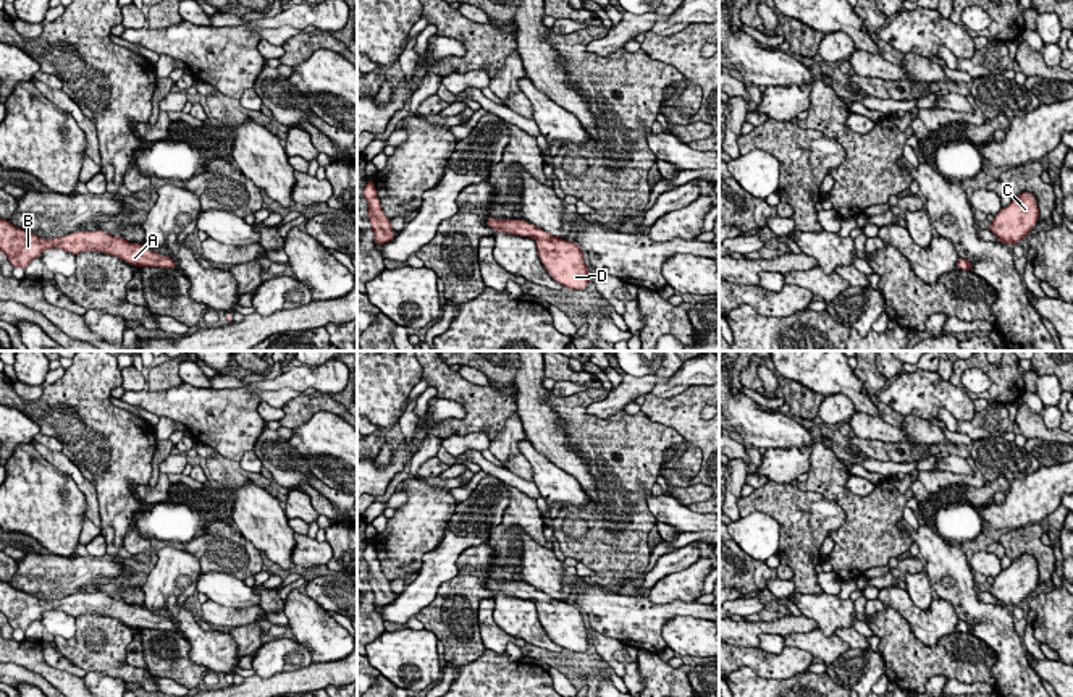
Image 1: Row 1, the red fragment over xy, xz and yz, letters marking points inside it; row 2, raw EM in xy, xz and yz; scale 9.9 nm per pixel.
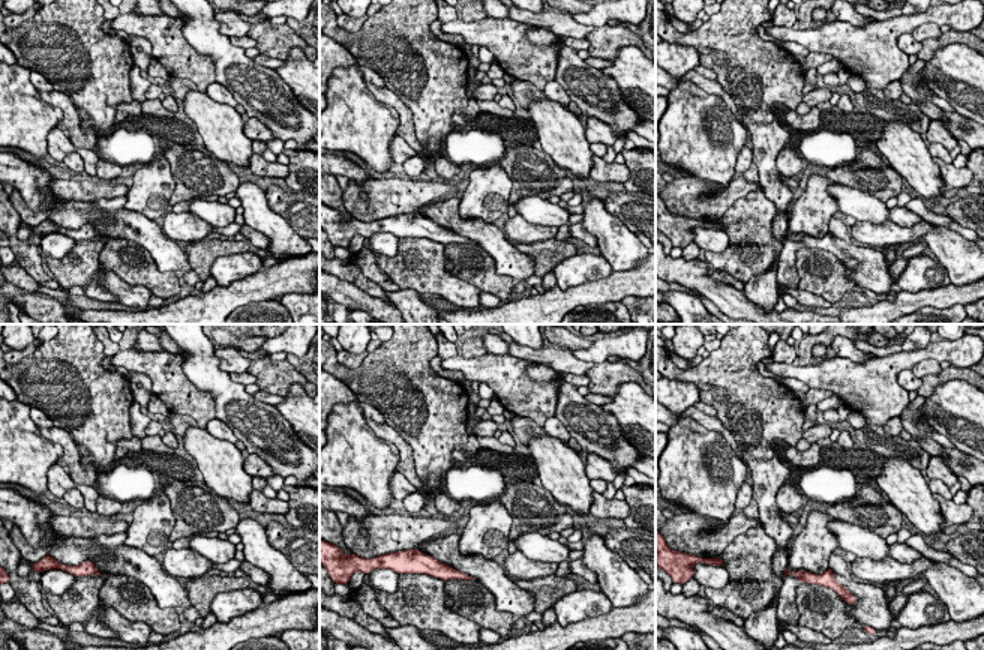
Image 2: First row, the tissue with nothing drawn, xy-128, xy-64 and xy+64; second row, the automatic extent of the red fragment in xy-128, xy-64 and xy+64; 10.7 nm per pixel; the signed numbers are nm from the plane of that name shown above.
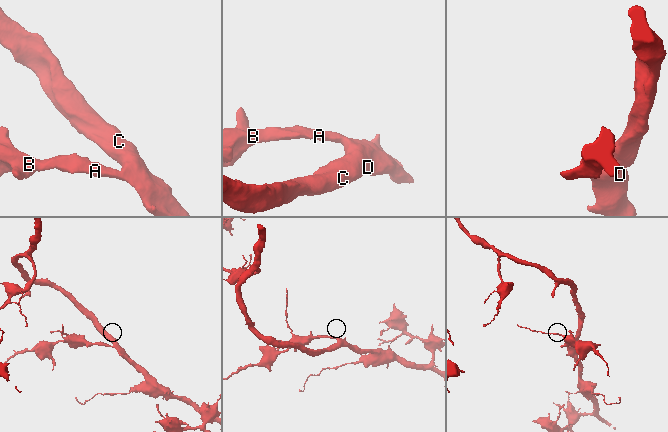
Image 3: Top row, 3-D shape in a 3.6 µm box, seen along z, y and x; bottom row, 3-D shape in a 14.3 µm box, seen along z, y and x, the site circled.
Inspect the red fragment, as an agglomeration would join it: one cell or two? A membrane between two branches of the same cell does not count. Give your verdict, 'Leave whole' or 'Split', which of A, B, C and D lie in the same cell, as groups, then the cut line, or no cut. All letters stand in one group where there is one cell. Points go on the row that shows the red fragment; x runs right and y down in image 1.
Leave whole. Groups: A B C D. No split

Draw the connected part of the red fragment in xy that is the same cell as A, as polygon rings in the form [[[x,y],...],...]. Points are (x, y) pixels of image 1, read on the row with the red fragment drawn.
[[[0,218],[0,251],[8,257],[13,268],[26,268],[32,259],[40,257],[45,249],[52,247],[74,256],[84,251],[107,252],[134,267],[176,268],[171,257],[152,252],[142,244],[128,243],[120,234],[112,236],[102,230],[94,230],[44,239]]]

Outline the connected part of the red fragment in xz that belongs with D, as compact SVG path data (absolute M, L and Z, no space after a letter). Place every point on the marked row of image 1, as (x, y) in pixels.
M488 215L486 225L494 231L535 238L538 257L551 278L567 289L585 289L590 272L583 260L583 251L577 243L553 236L525 220L496 220Z

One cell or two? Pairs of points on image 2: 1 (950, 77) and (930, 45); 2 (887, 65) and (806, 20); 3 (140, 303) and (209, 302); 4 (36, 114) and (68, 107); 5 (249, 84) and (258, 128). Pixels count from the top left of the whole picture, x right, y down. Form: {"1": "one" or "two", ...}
{"1": "two", "2": "two", "3": "two", "4": "two", "5": "two"}

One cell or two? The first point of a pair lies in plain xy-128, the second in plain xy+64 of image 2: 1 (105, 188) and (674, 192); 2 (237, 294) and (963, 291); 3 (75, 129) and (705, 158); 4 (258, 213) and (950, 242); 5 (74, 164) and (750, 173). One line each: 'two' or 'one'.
1: one
2: one
3: two
4: one
5: one

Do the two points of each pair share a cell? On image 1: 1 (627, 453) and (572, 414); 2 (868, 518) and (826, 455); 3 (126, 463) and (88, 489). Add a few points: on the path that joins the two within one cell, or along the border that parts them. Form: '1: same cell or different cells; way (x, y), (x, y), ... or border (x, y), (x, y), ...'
1: same cell; way (614, 447), (598, 440), (585, 427)
2: same cell; way (852, 505), (829, 482), (826, 471)
3: different cells; border (68, 458), (94, 485), (102, 523)

